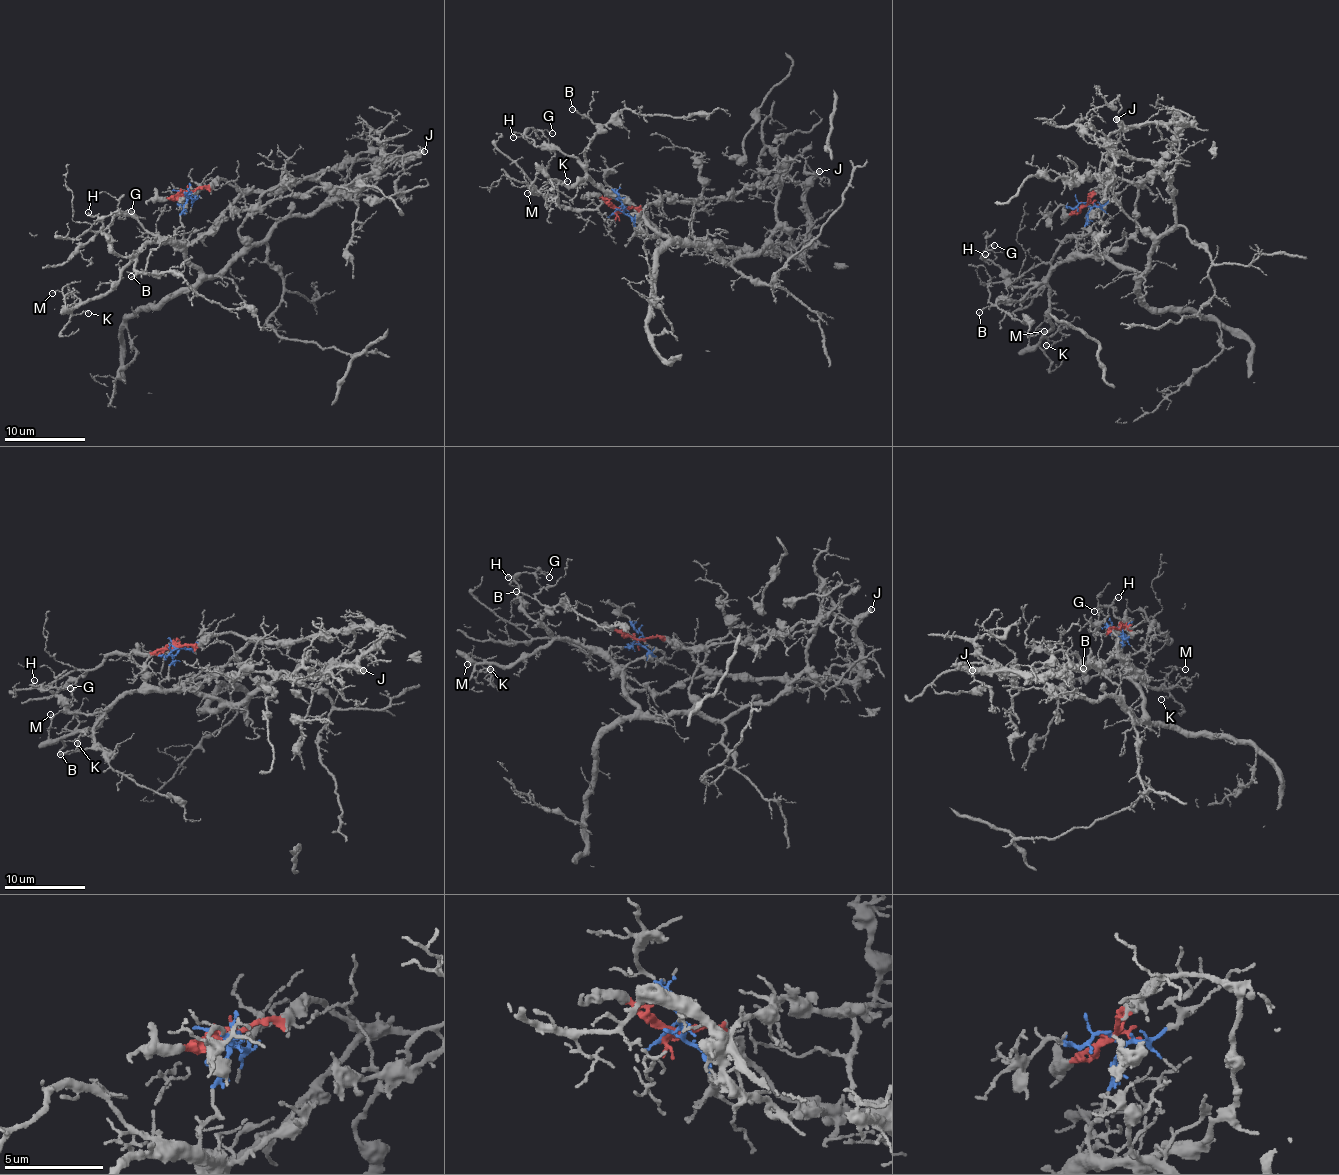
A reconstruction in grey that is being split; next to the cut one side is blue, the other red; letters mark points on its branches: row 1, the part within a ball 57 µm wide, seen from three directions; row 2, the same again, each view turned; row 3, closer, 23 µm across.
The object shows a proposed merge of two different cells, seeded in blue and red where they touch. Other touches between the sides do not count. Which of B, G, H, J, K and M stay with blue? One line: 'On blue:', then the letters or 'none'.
On blue: B, G, H, K, M

